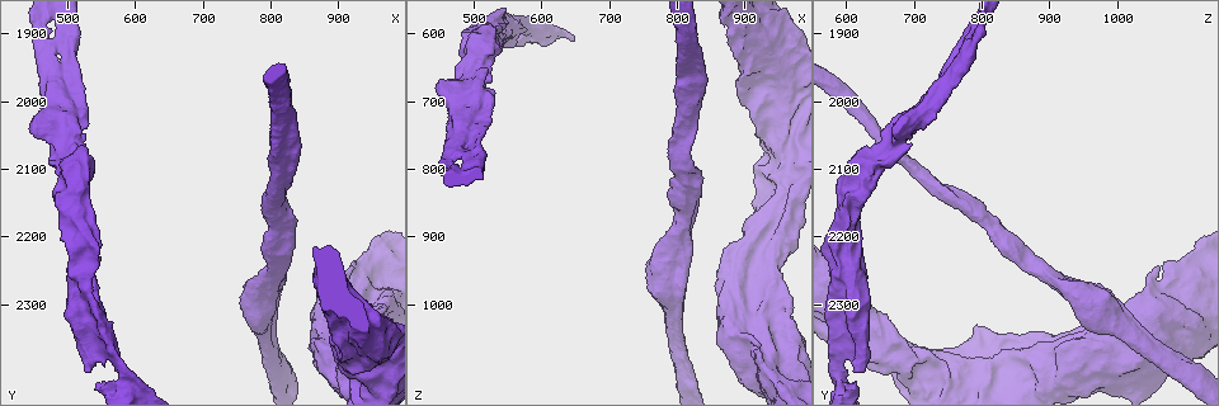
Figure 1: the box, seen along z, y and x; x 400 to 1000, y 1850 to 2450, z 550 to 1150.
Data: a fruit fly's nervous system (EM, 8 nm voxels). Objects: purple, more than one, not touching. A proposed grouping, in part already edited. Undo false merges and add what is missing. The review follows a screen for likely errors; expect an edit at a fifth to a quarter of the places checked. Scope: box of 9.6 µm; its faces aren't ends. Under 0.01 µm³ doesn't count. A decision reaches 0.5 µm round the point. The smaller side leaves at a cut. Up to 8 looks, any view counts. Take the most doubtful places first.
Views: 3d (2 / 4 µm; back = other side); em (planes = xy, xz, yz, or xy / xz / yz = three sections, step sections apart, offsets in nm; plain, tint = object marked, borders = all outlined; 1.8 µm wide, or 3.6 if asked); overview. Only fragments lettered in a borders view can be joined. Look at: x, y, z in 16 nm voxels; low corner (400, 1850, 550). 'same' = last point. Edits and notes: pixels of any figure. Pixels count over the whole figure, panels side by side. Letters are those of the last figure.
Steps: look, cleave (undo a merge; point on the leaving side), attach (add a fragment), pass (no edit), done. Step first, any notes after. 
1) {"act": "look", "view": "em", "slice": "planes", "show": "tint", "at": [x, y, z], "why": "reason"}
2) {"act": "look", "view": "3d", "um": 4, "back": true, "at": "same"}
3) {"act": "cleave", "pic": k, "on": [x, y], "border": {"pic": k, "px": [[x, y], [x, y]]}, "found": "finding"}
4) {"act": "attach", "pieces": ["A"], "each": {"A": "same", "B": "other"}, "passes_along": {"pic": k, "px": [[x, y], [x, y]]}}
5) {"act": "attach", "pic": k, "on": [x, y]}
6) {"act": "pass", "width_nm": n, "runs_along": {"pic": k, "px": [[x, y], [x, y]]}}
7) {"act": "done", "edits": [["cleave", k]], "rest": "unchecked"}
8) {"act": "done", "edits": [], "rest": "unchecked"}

{"act": "look", "view": "em", "slice": "planes", "show": "plain", "at": [480, 1965, 740], "why": "sharp bend"}

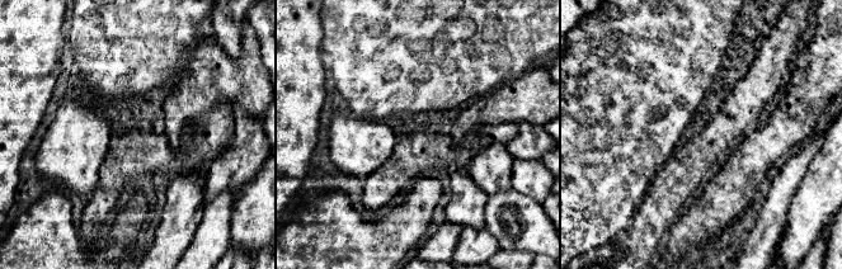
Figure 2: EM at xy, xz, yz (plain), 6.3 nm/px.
{"act": "look", "view": "em", "slice": "planes", "show": "borders", "at": "same"}

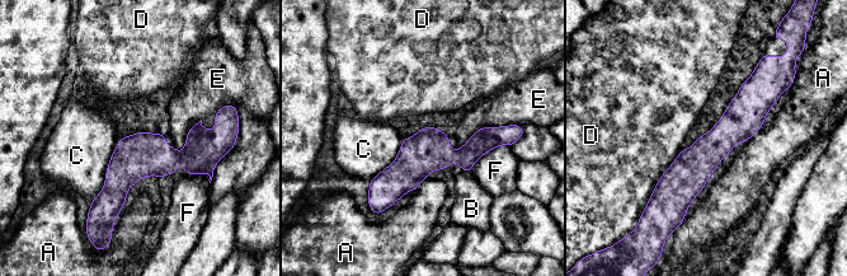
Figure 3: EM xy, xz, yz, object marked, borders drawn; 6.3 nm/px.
{"act": "pass", "width_nm": 220, "each": {"A": "other", "B": "other", "C": "other", "D": "other", "E": "other", "F": "other"}, "border": {"pic": 3, "px": [[120, 138], [104, 186], [90, 200]]}, "found": "continuous, no second cell"}

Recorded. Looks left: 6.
{"act": "look", "view": "3d", "um": 2, "at": [820, 2085, 680], "why": "three-way junction"}

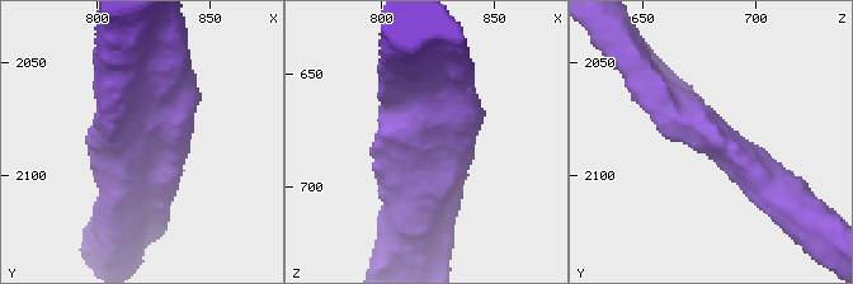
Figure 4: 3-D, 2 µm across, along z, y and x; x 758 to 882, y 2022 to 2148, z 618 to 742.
{"act": "look", "view": "em", "um": 3.6, "slice": "planes", "show": "plain", "at": [816, 2082, 680], "arms": 3, "arm_widths_nm": [170, 260, 340]}

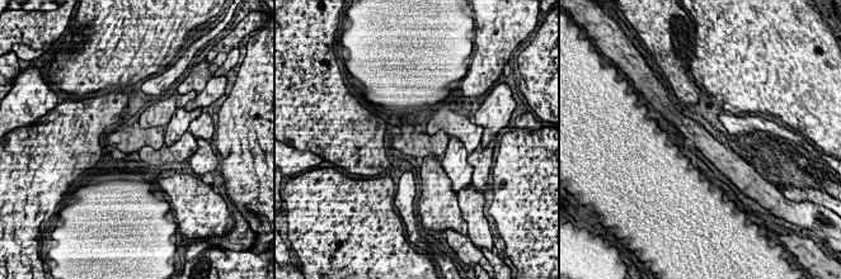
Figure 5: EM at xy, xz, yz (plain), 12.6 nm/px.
{"act": "look", "view": "em", "um": 3.6, "slice": "planes", "show": "borders", "at": "same", "why": "see the neighbours"}

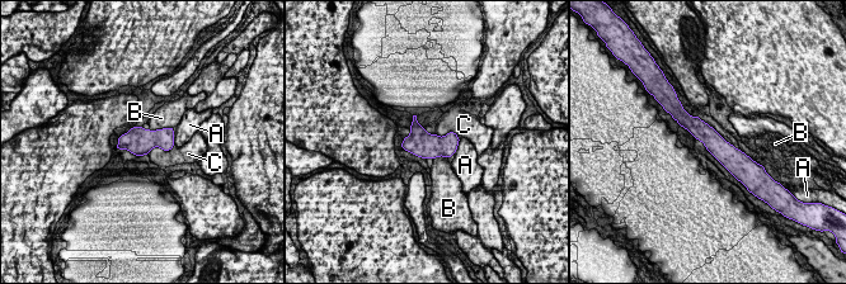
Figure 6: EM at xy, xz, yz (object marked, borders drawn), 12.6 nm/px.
{"act": "pass", "longest_contact_nm": ["C", 360], "each": {"A": "other", "B": "other", "C": "other"}, "runs_along": {"pic": 6, "px": [[684, 119], [704, 132], [739, 165]]}, "found": "continuous, no second cell"}

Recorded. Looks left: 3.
{"act": "look", "view": "3d", "um": 2, "at": [535, 2380, 615], "why": "calibre changes"}

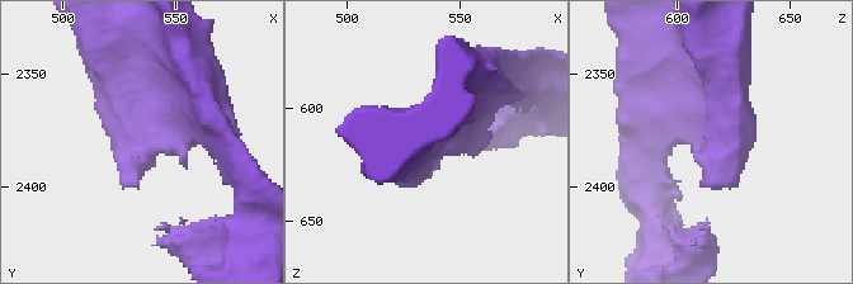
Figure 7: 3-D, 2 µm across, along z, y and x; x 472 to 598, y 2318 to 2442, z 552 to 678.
{"act": "look", "view": "em", "um": 3.6, "slice": "xy", "step": 8, "show": "tint", "at": [536, 2378, 618], "why": "need the tissue"}

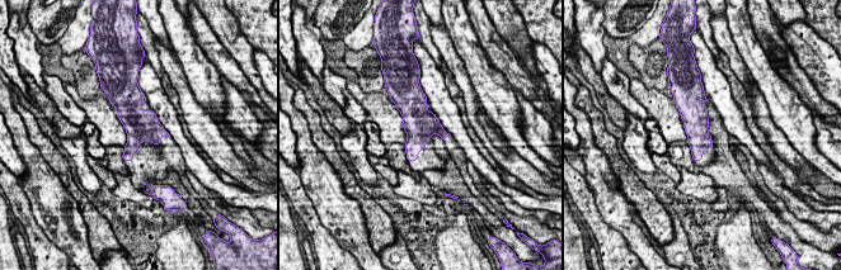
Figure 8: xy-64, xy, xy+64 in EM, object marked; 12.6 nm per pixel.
{"act": "look", "view": "em", "um": 3.6, "slice": "xz", "step": 4, "show": "borders", "at": "same"}

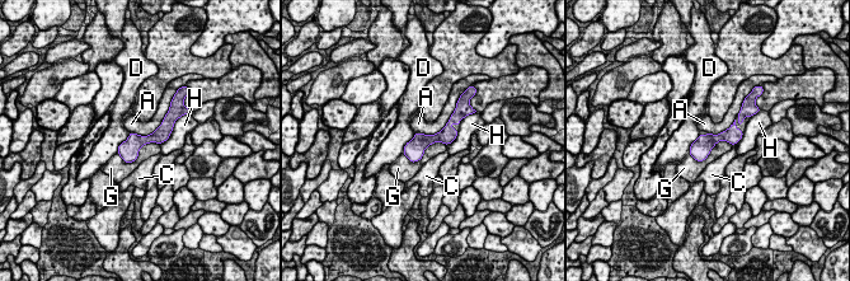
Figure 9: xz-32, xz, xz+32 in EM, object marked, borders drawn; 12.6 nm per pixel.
{"act": "pass", "each": {"A": "other", "C": "other", "D": "other", "G": "other", "H": "other"}, "border": {"pic": 9, "px": [[169, 109], [150, 134], [134, 134]]}, "found": "continuous, no second cell"}

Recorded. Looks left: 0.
{"act": "done", "edits": [], "rest": "unchecked"}

